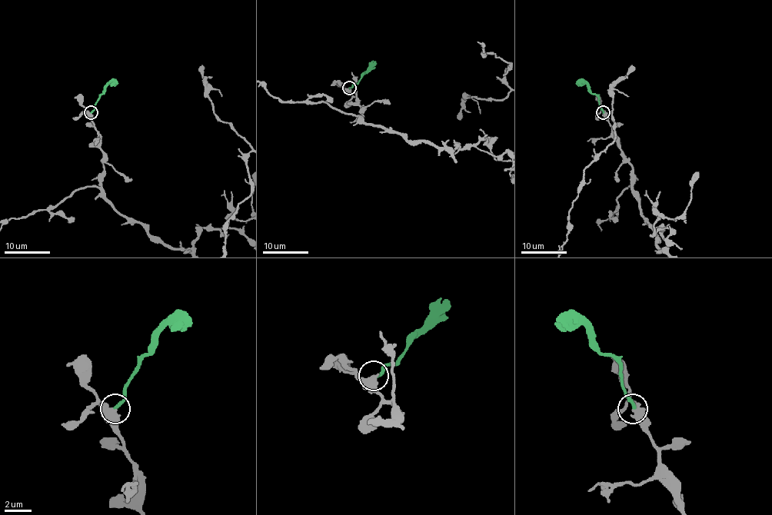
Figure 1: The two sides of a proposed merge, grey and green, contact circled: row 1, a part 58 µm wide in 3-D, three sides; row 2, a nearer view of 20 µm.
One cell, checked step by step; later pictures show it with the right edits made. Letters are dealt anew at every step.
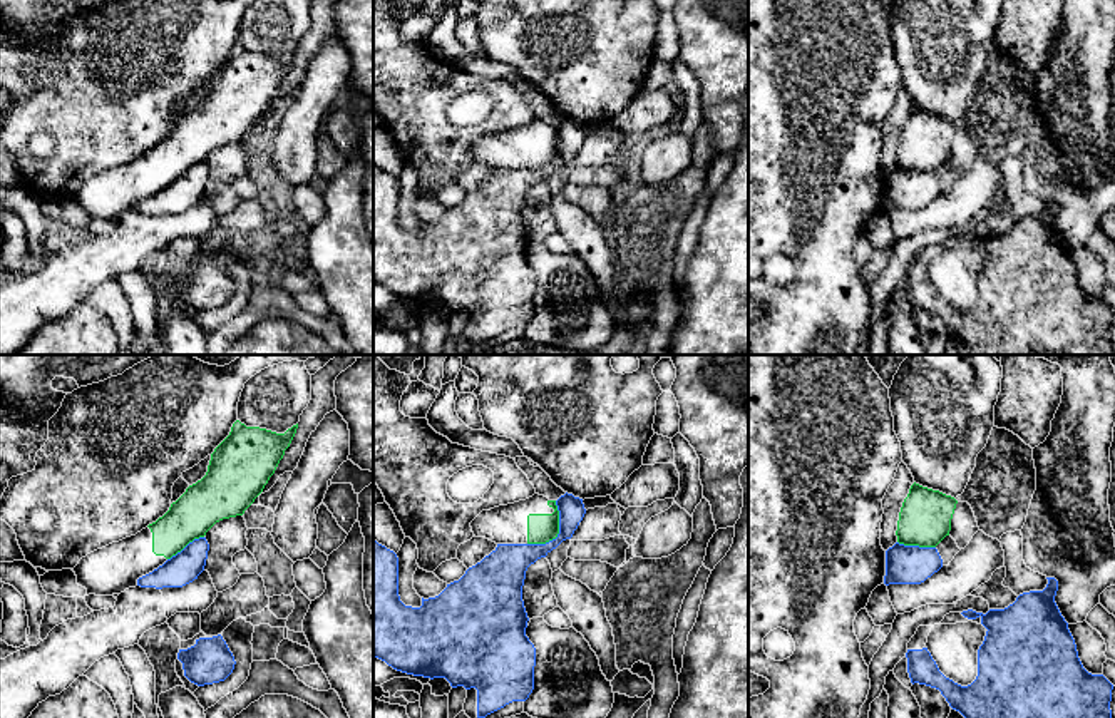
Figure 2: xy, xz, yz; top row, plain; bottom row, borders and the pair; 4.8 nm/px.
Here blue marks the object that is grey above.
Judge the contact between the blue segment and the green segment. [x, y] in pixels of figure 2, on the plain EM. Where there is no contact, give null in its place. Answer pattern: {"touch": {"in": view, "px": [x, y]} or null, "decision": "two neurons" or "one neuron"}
{"touch": {"in": "xz", "px": [560, 158]}, "decision": "two neurons"}

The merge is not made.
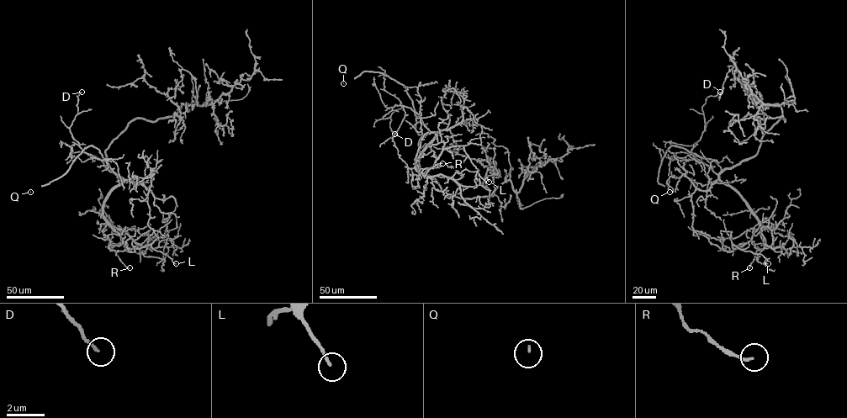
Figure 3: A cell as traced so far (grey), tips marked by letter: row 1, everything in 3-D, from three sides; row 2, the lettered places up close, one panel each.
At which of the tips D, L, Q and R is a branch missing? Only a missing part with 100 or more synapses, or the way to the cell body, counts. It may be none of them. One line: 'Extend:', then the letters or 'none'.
Extend: Q

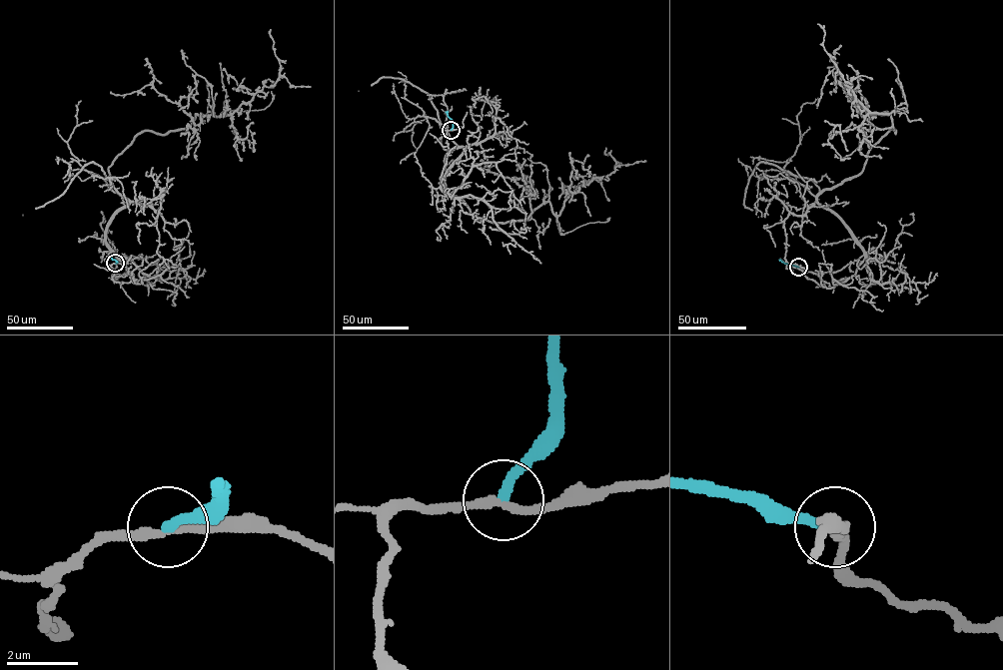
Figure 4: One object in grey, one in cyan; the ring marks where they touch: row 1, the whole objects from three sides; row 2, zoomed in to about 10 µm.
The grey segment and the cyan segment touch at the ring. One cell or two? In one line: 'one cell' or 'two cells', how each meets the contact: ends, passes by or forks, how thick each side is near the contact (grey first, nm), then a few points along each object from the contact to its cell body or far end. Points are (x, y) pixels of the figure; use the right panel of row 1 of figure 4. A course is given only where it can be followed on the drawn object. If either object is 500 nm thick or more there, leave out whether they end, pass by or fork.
two cells; grey passes by; cyan ends; calibres 240 and 280 nm; course grey (798, 267), (835, 272), (863, 254), (816, 197), (855, 177), (895, 131), (887, 112), (855, 100), (817, 23); course cyan (798, 267), (779, 261)

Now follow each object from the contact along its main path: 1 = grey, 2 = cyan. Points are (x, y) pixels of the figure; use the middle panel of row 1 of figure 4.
1: (451, 130), (442, 188), (464, 147), (444, 192), (492, 222), (557, 216), (608, 180), (605, 148)
2: (451, 130), (453, 121), (445, 112)

